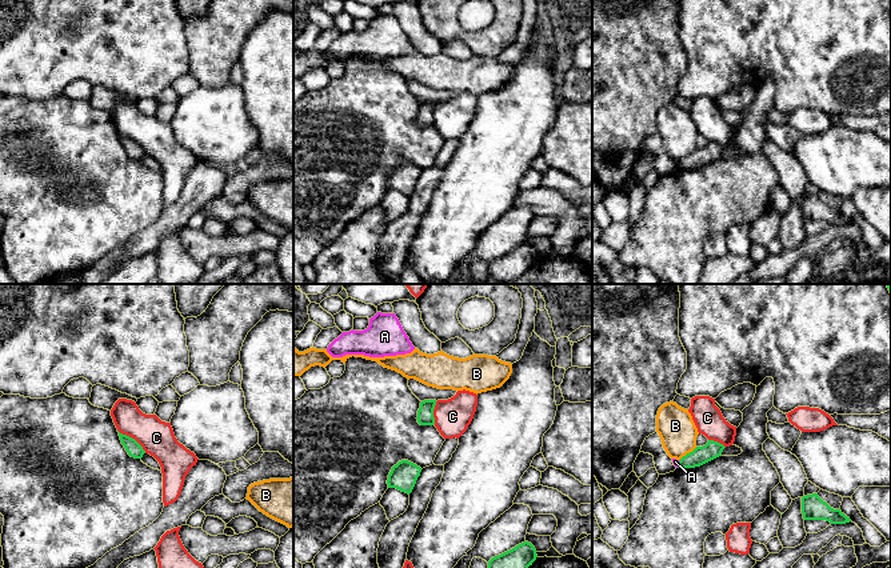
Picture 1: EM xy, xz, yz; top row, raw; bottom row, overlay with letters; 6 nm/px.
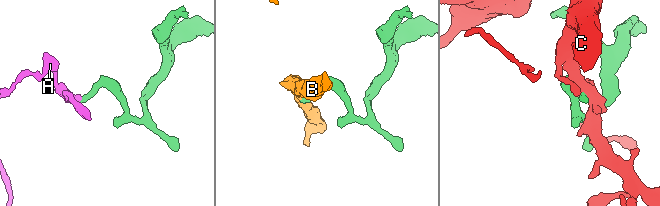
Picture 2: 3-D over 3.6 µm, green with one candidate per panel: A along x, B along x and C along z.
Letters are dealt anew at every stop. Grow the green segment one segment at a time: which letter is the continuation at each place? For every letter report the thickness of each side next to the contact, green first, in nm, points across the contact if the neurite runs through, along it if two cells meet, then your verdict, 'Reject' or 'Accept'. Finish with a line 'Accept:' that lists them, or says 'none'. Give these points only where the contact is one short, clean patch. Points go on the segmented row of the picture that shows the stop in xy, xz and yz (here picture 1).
A: Thickness 110 nm (green) against 40 nm. Boundary: yz (680, 460), (676, 467). Reject
B: Thickness 110 nm (green) against 220 nm. Boundary: yz (696, 447), (679, 459). Reject
C: Thickness 90 nm (green) against 200 nm. Boundary: xy (118, 430), (131, 436), (146, 452). Reject
Accept: none

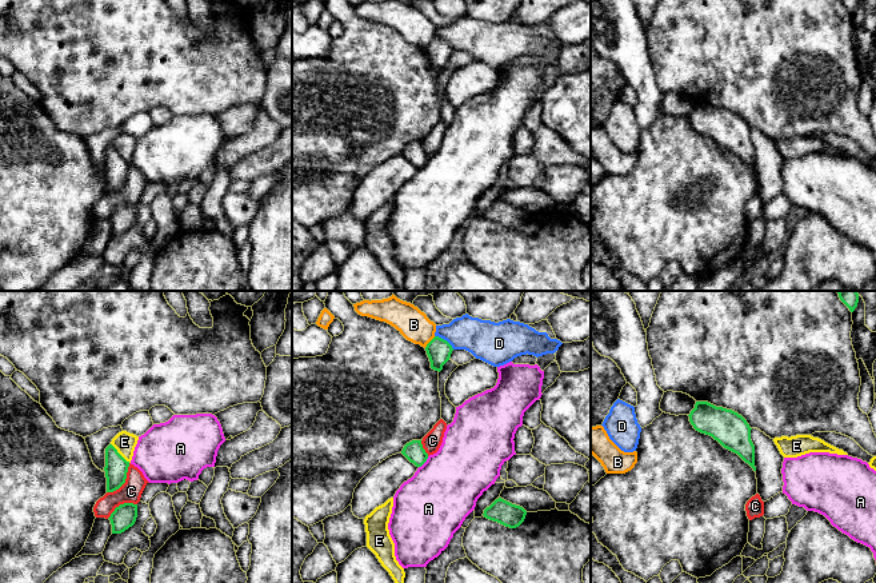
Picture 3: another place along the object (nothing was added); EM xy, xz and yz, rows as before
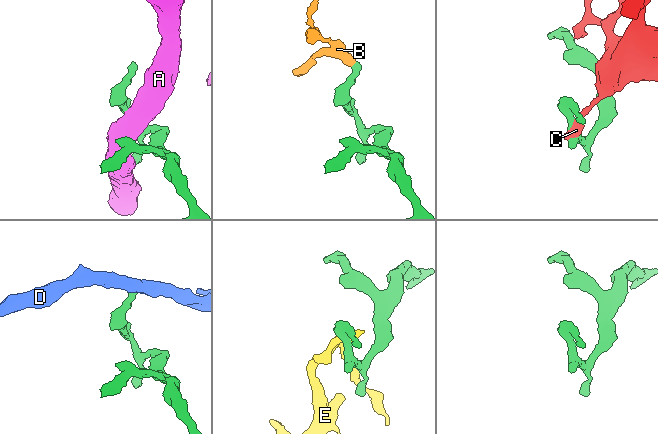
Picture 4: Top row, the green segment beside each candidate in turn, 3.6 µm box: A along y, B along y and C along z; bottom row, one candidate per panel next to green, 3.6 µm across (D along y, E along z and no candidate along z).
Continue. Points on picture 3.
A: Thickness 120 nm (green) against 420 nm. Boundary: xz (428, 456), (419, 467). Reject
B: Thickness 150 nm (green) against 190 nm. Boundary: xz (435, 336), (424, 347). Reject
C: Thickness 140 nm (green) against 130 nm. Boundary: xy (130, 463), (126, 480), (118, 488), (107, 492). Reject
D: Thickness 150 nm (green) against 240 nm. Boundary: xz (435, 335), (444, 339), (454, 348). Reject
E: Thickness 140 nm (green) against 130 nm. Boundary: xy (111, 443), (130, 462). Reject
Accept: none

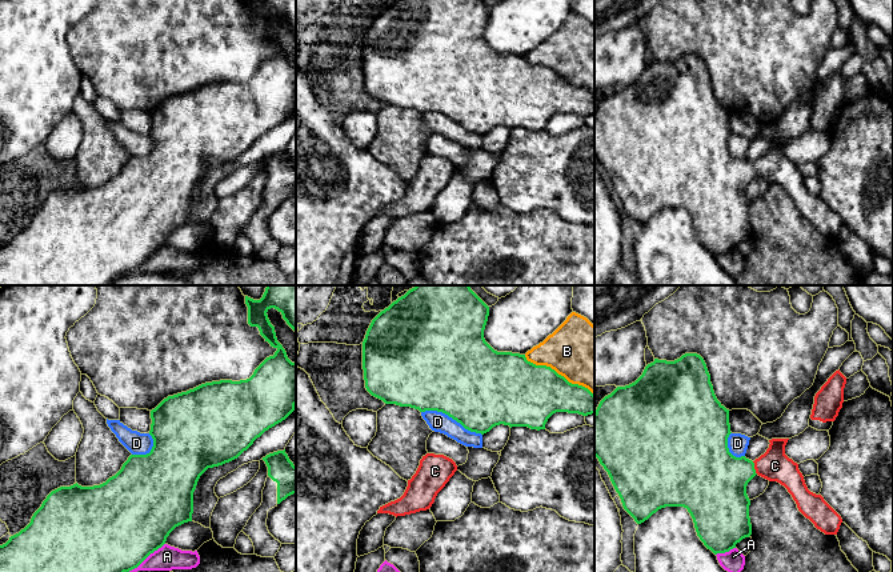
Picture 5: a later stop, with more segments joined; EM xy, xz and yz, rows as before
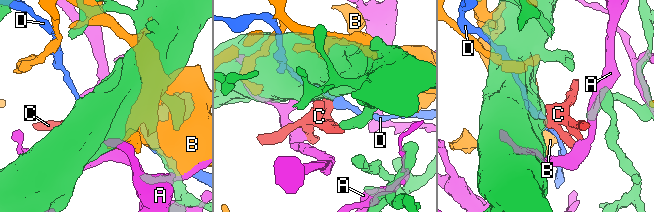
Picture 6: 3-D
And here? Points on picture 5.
A: Thickness 500 nm (green) against 150 nm. Reject
B: Thickness 400 nm (green) against 380 nm. Reject
C: Thickness 380 nm (green) against 190 nm. Path across: yz (715, 482), (741, 470), (753, 468), (775, 466). Accept
D: Thickness 480 nm (green) against 120 nm. Reject
Accept: C

